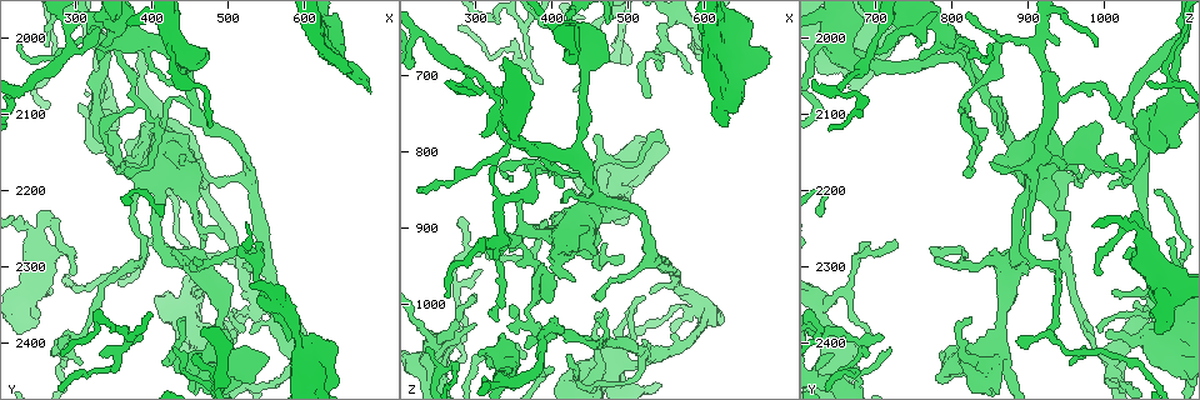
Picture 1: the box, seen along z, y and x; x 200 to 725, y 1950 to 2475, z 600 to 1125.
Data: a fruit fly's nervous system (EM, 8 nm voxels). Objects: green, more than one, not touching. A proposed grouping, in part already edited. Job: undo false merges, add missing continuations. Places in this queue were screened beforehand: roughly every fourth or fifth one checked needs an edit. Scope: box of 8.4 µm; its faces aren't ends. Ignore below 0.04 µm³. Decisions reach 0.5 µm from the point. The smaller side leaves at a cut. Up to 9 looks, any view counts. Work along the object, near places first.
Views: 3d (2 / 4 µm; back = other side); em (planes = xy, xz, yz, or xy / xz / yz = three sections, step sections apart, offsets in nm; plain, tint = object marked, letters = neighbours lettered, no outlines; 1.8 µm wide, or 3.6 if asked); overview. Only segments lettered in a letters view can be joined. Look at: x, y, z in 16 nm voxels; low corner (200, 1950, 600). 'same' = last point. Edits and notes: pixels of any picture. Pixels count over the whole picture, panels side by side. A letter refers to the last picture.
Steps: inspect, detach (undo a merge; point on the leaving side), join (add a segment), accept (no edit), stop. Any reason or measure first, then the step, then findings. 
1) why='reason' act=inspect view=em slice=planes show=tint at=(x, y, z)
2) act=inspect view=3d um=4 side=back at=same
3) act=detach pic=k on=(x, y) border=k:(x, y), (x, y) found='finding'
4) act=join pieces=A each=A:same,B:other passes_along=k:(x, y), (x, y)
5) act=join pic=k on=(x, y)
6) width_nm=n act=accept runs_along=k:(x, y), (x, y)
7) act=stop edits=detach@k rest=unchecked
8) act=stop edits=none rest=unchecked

why='an open end' act=inspect view=em slice=xy step=4 show=tint at=(545, 2275, 770)

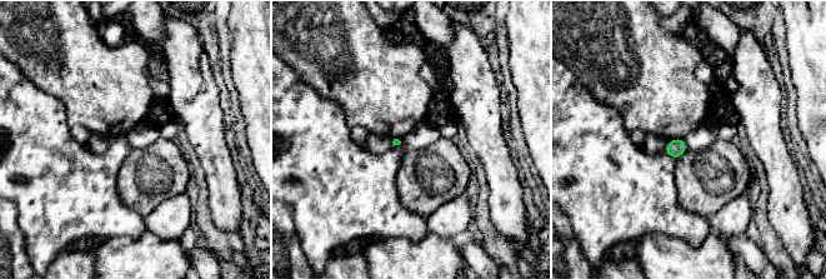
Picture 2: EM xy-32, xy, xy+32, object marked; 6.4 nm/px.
act=inspect view=em slice=planes show=letters at=same

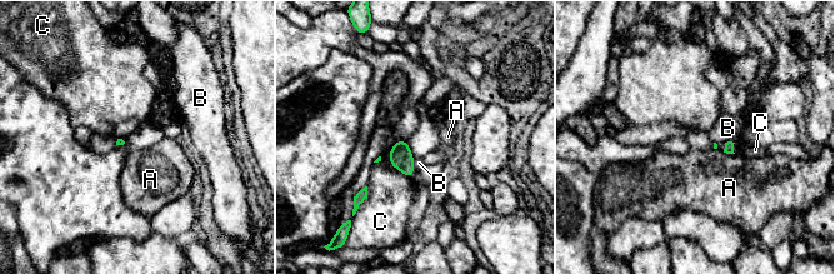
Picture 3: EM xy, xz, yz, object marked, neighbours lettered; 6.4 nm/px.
longest_contact=C:240nm act=accept each=A:other,B:other,C:other border=3:(388, 150), (390, 164), (411, 179) found='no lettered segment goes on from it'

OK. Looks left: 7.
why='four-way junction' act=inspect view=3d um=4 at=(590, 2400, 645)

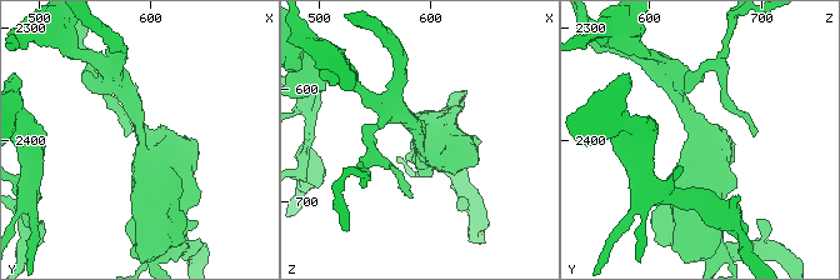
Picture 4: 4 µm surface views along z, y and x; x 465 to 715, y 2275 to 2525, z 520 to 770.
arms=4 why='now the EM' act=inspect view=em um=3.6 slice=xz step=8 show=tint at=(590, 2404, 642)

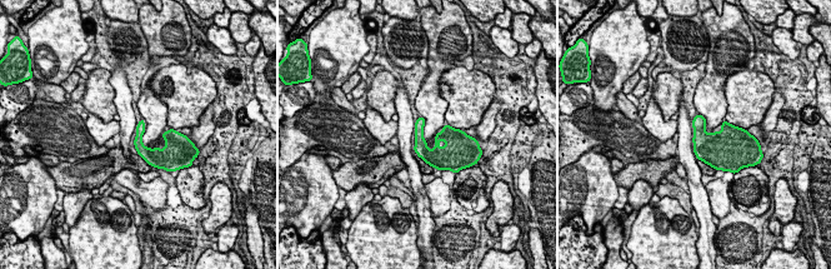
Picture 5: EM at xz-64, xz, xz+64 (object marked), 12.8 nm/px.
why='another direction' act=inspect view=em um=3.6 slice=yz step=4 show=letters at=same

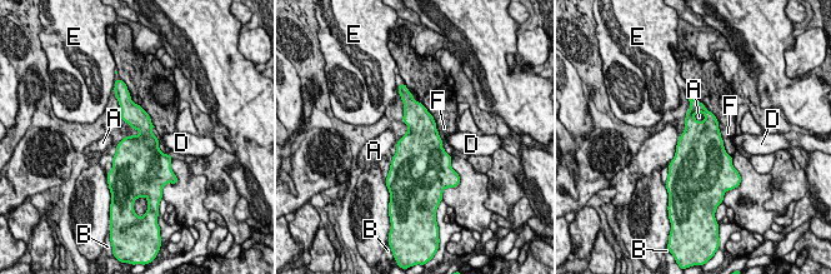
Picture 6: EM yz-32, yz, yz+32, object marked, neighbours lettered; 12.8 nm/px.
act=accept each=A:other,B:other,D:other,E:other,F:other border=6:(134, 134), (125, 136) found='continuous, no second neuron'

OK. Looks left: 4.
act=inspect view=em slice=xy step=8 show=letters at=(660, 2045, 655)

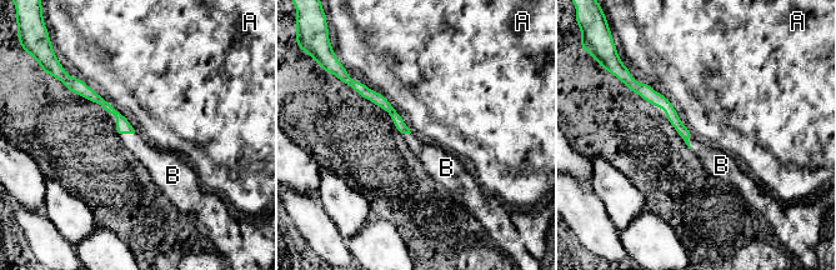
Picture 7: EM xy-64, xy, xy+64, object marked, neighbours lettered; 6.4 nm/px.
width_nm=70 act=join pieces=B each=A:other,B:same found='it goes on there'

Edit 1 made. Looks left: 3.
why='see it whole again' act=inspect view=overview

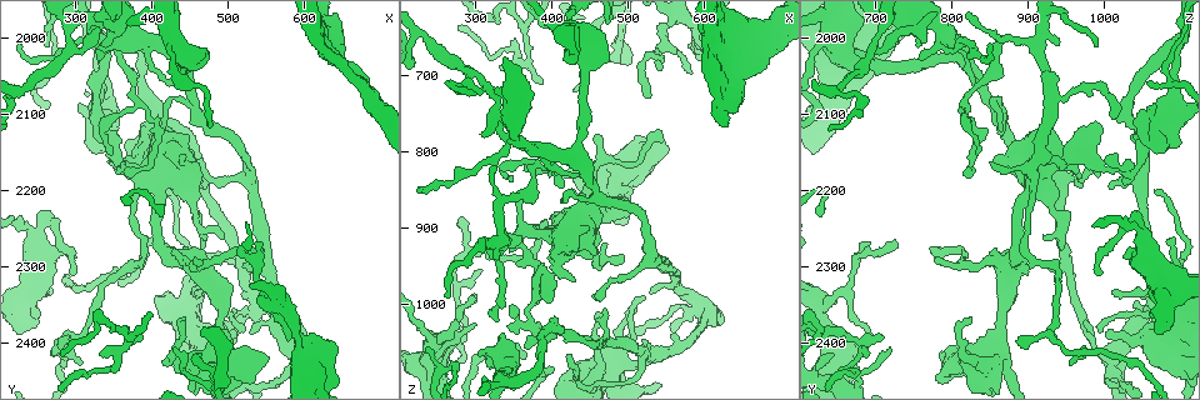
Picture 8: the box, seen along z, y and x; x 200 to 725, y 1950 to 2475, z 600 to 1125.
why='thick turns thin' act=inspect view=3d um=2 at=(365, 2170, 1020)

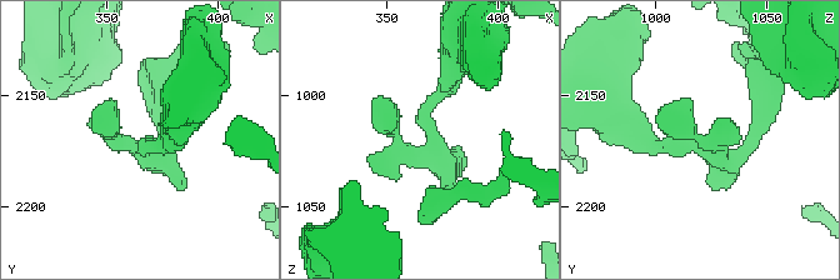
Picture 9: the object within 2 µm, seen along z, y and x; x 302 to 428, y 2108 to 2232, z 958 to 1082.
act=inspect view=em slice=xy step=16 show=letters at=(369, 2171, 1015)

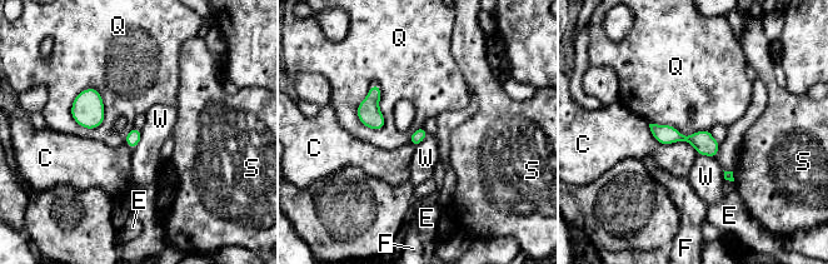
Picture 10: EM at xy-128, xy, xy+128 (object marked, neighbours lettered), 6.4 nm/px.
width_nm=80 act=accept each=C:other,E:other,F:other,Q:other,S:other,W:other border=10:(374, 83), (384, 119), (379, 130) found='all the same neuron'

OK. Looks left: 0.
act=stop edits=join@7 rest=unchecked

